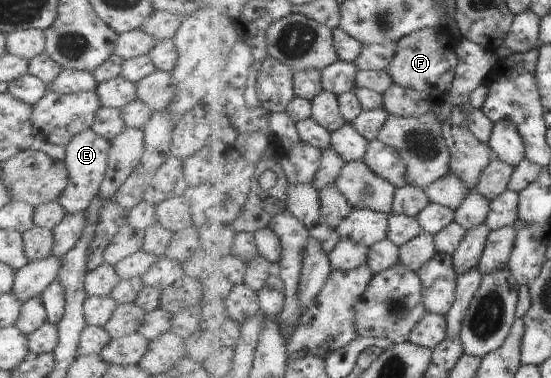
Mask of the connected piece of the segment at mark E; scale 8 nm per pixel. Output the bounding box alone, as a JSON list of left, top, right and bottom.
[58,129,110,213]

